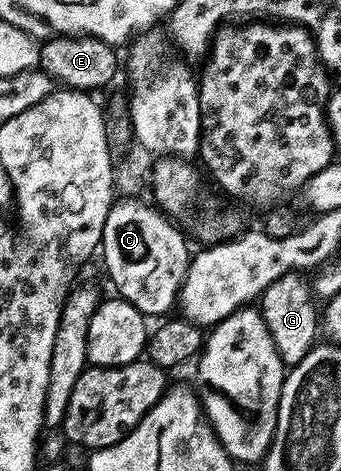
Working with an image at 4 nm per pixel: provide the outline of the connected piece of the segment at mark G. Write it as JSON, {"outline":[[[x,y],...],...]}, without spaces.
{"outline":[[[296,272],[284,274],[272,282],[260,297],[260,311],[268,326],[268,334],[272,334],[272,342],[286,366],[293,366],[304,359],[320,336],[320,308],[317,308],[319,305],[311,285],[304,277]]]}

